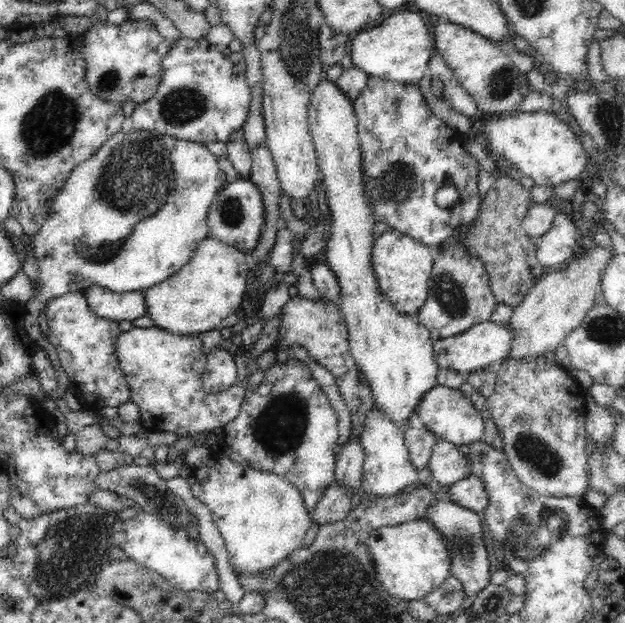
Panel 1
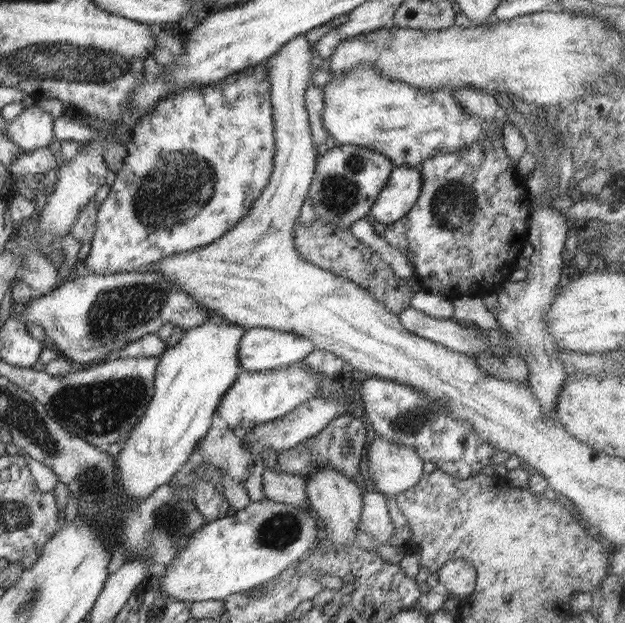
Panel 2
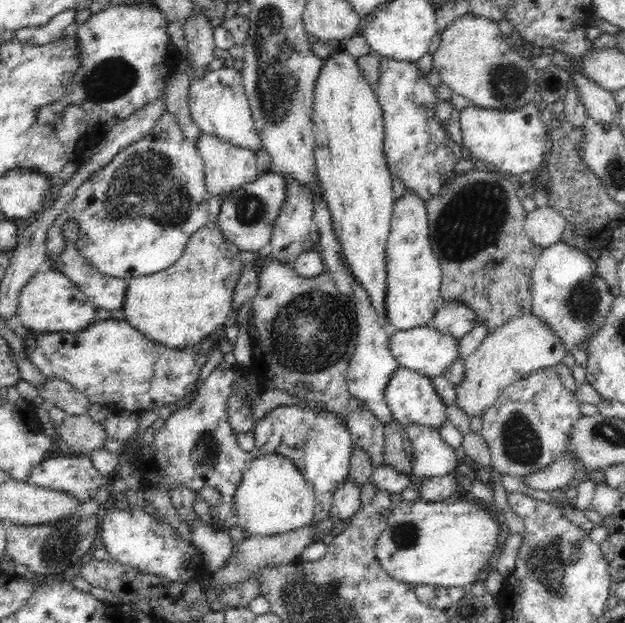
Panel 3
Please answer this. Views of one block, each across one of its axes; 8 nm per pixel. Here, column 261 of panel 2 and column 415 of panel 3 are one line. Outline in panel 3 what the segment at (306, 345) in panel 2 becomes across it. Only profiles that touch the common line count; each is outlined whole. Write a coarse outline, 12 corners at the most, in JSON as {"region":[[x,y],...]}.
{"region":[[432,325],[391,330],[399,367],[429,379],[460,356],[458,339]]}

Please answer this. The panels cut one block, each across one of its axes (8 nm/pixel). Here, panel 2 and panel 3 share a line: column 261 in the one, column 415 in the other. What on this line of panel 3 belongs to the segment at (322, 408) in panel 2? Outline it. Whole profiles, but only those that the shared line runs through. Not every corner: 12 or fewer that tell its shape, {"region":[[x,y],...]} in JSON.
{"region":[[404,426],[415,455],[404,500],[420,500],[418,482],[450,475],[459,451],[439,429]]}

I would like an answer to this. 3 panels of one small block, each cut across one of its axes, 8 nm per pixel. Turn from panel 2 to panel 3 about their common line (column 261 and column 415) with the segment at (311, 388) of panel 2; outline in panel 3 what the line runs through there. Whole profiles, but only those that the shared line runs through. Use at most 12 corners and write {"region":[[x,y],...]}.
{"region":[[398,368],[386,403],[403,426],[448,420],[431,379]]}

